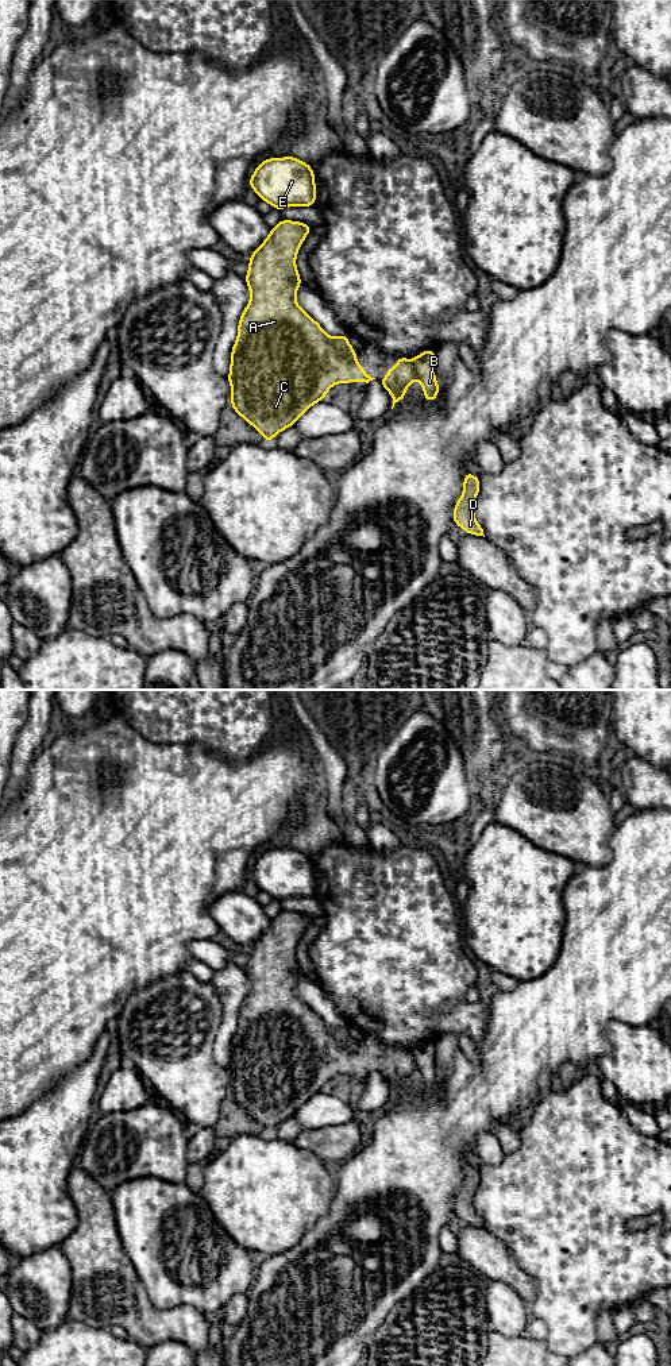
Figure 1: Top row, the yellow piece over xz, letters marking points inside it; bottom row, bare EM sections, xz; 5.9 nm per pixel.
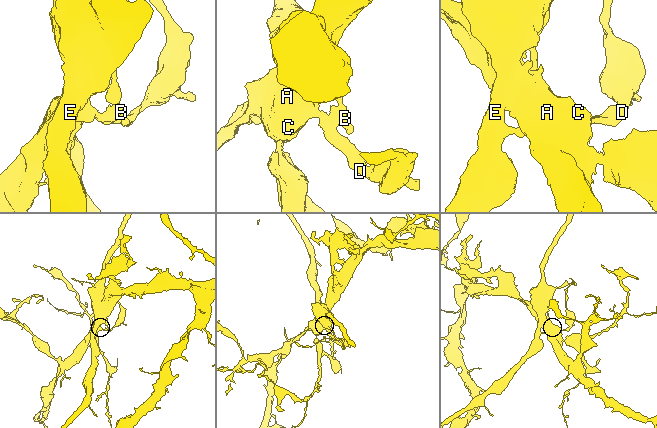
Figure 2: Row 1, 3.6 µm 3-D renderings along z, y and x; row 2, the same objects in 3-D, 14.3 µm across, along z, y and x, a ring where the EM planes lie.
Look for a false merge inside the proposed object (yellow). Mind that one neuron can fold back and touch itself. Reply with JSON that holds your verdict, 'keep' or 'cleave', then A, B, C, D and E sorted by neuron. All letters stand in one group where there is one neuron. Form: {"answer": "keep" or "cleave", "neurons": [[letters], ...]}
{"answer": "cleave", "neurons": [["A", "C", "D"], ["B", "E"]]}

